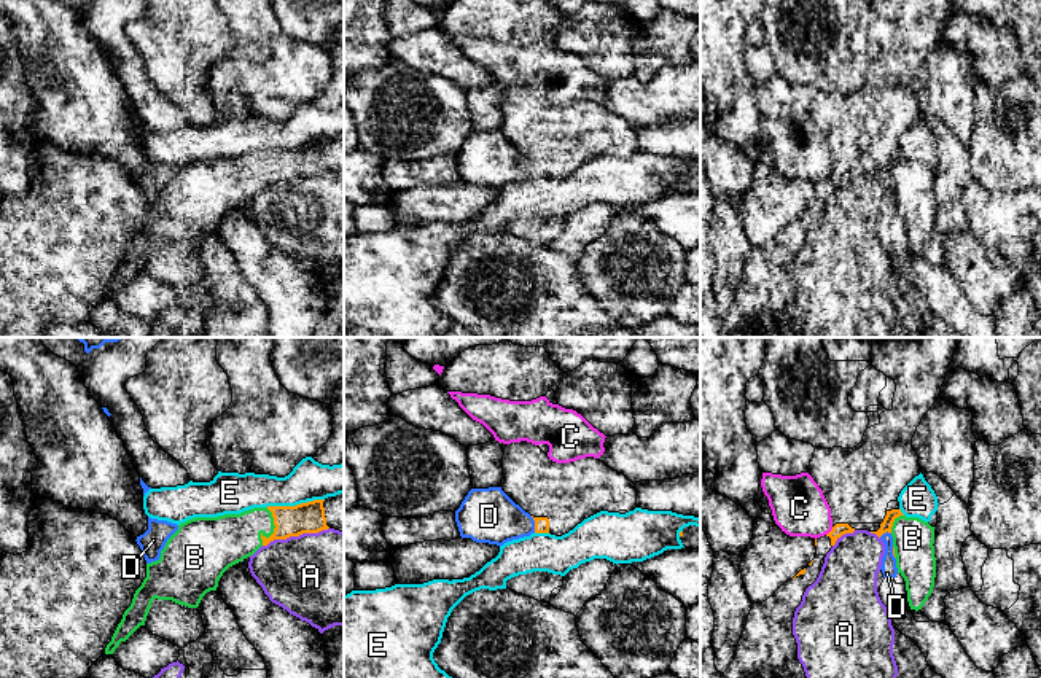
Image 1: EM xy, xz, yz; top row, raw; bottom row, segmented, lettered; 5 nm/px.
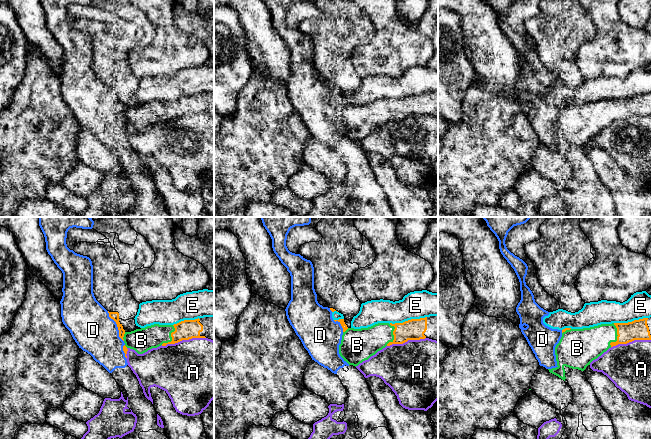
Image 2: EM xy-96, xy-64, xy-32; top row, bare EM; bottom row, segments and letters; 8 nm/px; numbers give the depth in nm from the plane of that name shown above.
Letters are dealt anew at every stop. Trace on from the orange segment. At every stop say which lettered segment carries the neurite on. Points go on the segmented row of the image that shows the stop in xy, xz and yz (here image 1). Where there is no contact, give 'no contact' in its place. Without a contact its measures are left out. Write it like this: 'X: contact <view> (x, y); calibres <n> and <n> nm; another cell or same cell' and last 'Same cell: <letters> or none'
A: contact xy (295, 535); calibres 160 and 460 nm; same cell
B: contact xy (274, 529); calibres 160 and 260 nm; another cell
C: contact yz (830, 532); calibres 70 and 280 nm; another cell
D: contact xz (535, 524); calibres 80 and 280 nm; another cell
E: contact xy (296, 505); calibres 160 and 200 nm; another cell
Same cell: A

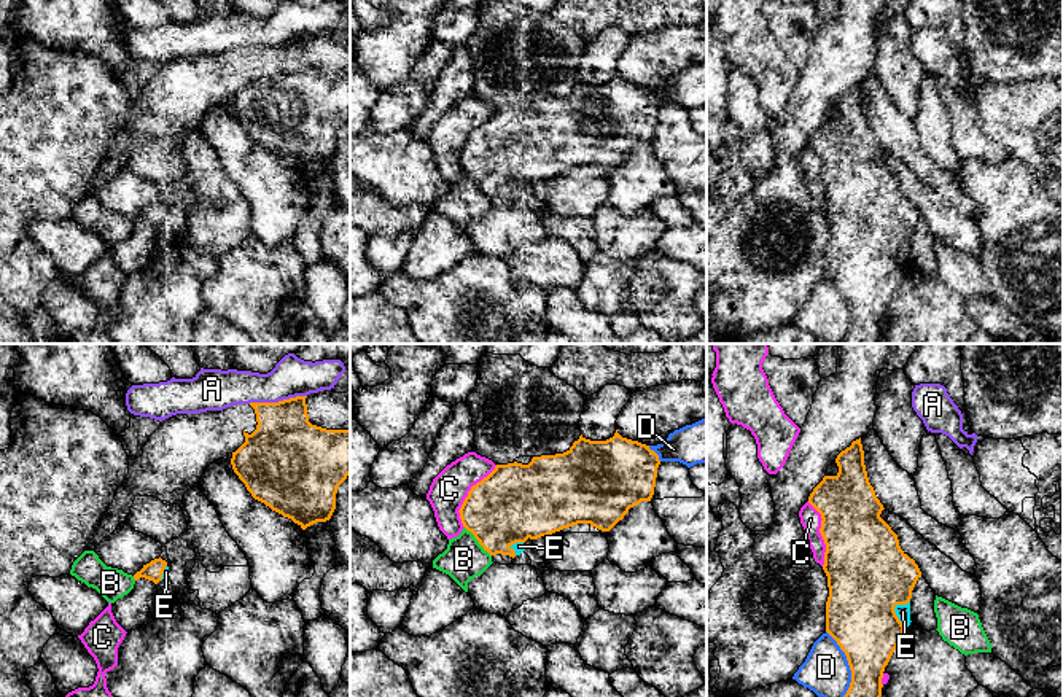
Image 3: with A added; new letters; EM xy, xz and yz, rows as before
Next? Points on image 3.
A: contact xy (279, 401); calibres 360 and 200 nm; another cell
B: contact xz (478, 540); calibres 380 and 200 nm; another cell
C: contact xz (468, 495); calibres 380 and 190 nm; another cell
D: contact yz (848, 664); calibres 360 and 240 nm; another cell
E: contact yz (895, 611); calibres 420 and 80 nm; same cell
Same cell: E

